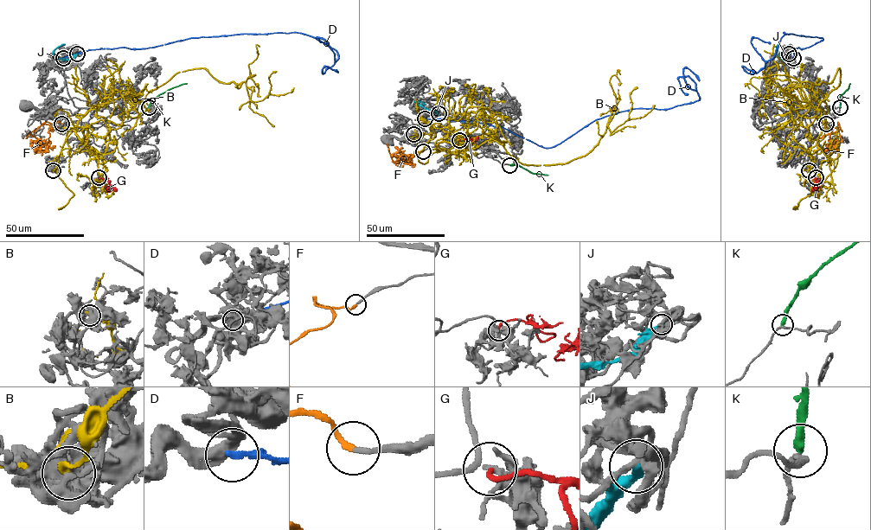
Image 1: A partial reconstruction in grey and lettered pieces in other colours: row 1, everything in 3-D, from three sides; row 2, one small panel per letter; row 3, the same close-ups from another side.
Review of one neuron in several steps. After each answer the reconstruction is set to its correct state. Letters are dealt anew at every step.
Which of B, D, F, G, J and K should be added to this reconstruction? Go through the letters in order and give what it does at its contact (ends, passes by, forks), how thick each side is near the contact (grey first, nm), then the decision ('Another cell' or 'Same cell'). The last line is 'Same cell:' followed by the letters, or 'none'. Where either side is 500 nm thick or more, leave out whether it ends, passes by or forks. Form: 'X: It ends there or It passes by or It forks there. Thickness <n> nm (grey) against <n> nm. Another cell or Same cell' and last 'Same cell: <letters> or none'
B: It ends there. Thickness 280 nm (grey) against 260 nm. Another cell
D: It ends there. Thickness 300 nm (grey) against 220 nm. Another cell
F: It ends there. Thickness 180 nm (grey) against 220 nm. Same cell
G: It ends there. Thickness 240 nm (grey) against 170 nm. Another cell
J: It ends there. Thickness 240 nm (grey) against 280 nm. Another cell
K: It ends there. Thickness 170 nm (grey) against 320 nm. Another cell
Same cell: F

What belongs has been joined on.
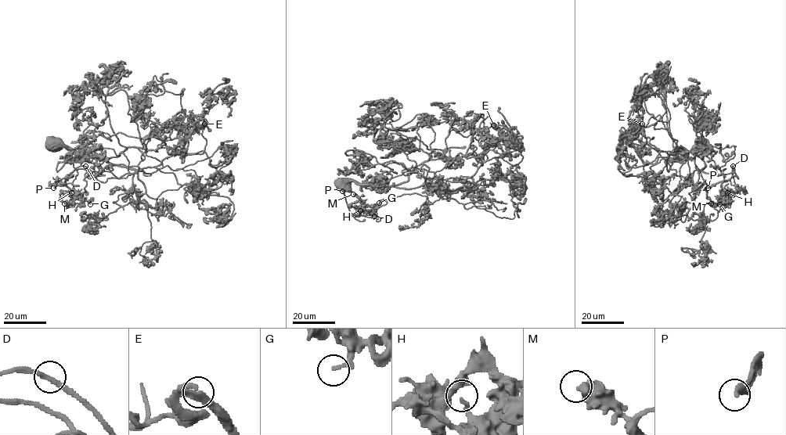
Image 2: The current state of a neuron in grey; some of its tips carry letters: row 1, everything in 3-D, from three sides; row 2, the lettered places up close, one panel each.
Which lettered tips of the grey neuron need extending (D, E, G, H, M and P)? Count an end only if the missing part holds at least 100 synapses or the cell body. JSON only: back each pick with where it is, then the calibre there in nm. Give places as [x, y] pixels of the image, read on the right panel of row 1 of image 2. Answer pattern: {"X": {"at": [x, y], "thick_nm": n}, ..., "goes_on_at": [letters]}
{"E": {"at": [642, 124], "thick_nm": 200}, "goes_on_at": ["E"]}

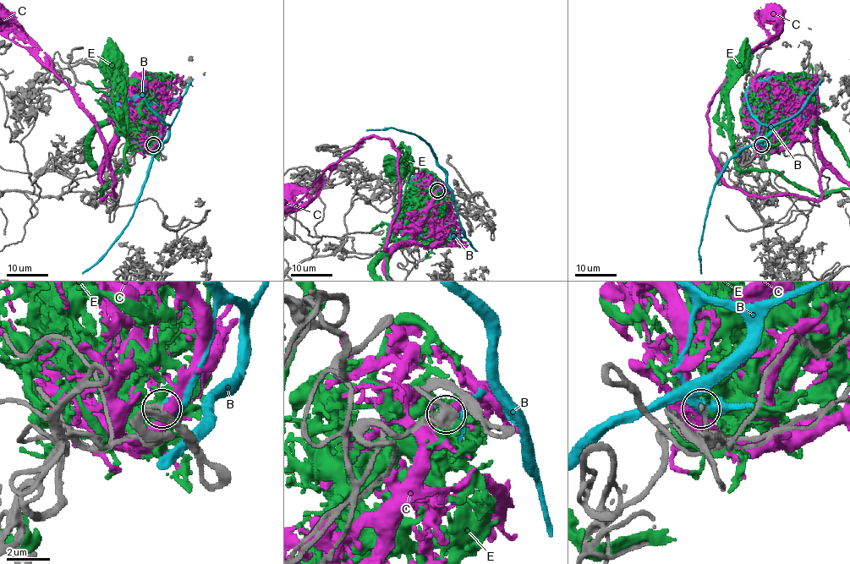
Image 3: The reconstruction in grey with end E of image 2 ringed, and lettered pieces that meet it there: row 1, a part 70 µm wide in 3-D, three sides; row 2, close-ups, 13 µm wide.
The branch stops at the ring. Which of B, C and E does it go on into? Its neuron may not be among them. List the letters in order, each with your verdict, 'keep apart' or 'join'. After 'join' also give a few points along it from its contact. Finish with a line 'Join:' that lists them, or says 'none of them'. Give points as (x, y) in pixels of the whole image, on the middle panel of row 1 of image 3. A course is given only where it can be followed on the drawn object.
B: keep apart
C: keep apart
E: keep apart
Join: none of them

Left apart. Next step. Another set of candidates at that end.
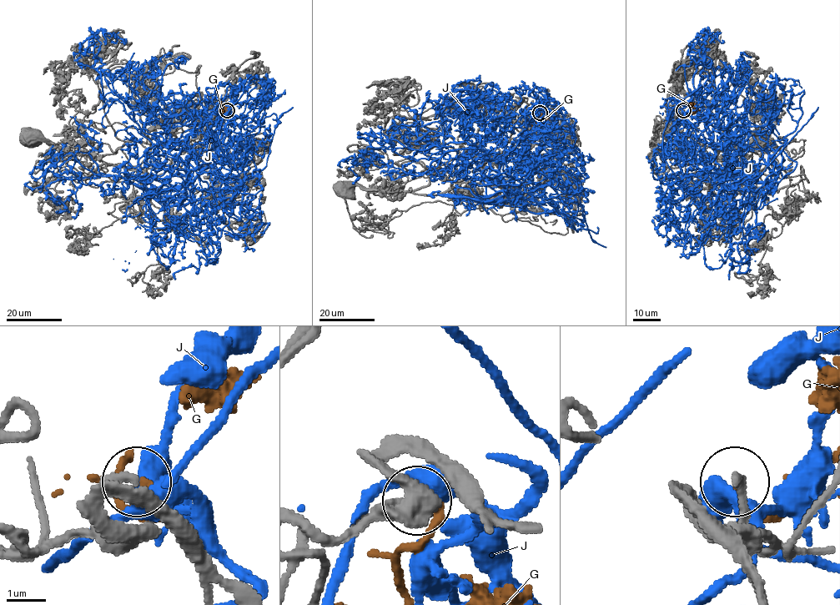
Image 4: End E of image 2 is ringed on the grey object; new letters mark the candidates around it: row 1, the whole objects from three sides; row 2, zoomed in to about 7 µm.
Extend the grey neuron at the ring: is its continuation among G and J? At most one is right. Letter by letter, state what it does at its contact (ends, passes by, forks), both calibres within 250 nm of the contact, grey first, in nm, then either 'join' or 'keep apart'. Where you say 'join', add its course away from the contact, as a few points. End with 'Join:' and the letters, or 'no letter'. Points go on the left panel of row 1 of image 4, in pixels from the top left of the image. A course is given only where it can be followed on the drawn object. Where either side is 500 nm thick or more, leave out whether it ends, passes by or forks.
G: it ends there; 220 nm thick on the grey side, 240 nm on the other; join; it runs (227, 110), (226, 113), (226, 108), (235, 103)
J: it passes by; 400 nm thick on the grey side, 440 nm on the other; keep apart
Join: G

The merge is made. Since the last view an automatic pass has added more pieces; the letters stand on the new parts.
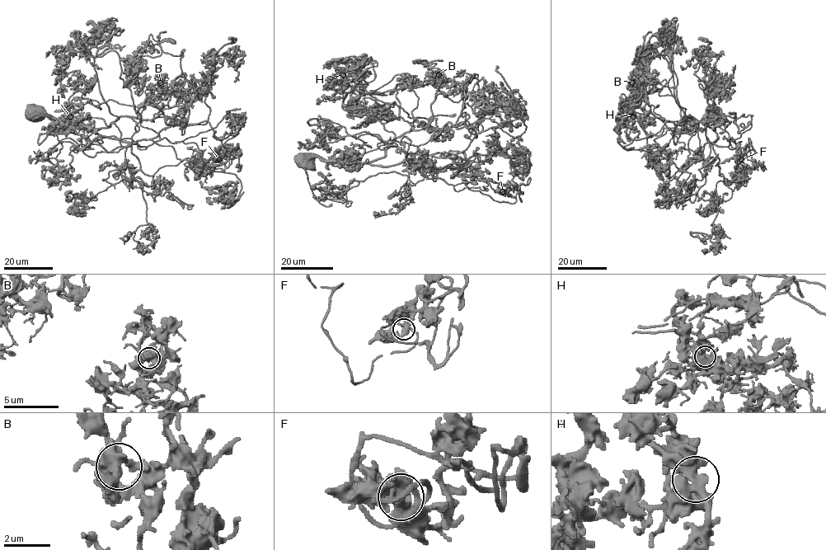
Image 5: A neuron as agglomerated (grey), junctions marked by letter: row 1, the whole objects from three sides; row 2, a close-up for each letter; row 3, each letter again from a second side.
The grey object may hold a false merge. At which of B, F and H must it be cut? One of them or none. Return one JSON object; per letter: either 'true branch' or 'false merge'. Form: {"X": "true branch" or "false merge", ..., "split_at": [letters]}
{"B": "true branch", "F": "true branch", "H": "true branch", "split_at": []}

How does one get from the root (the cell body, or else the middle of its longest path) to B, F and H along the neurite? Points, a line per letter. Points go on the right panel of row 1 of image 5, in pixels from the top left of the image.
B: (714, 110), (714, 131), (692, 116), (668, 121), (629, 111), (628, 102), (645, 99), (640, 82), (632, 82)
F: (714, 110), (709, 114), (718, 137), (713, 143), (741, 141), (735, 171), (741, 159)
H: (714, 110), (714, 131), (692, 116), (672, 131), (631, 97), (633, 116)

